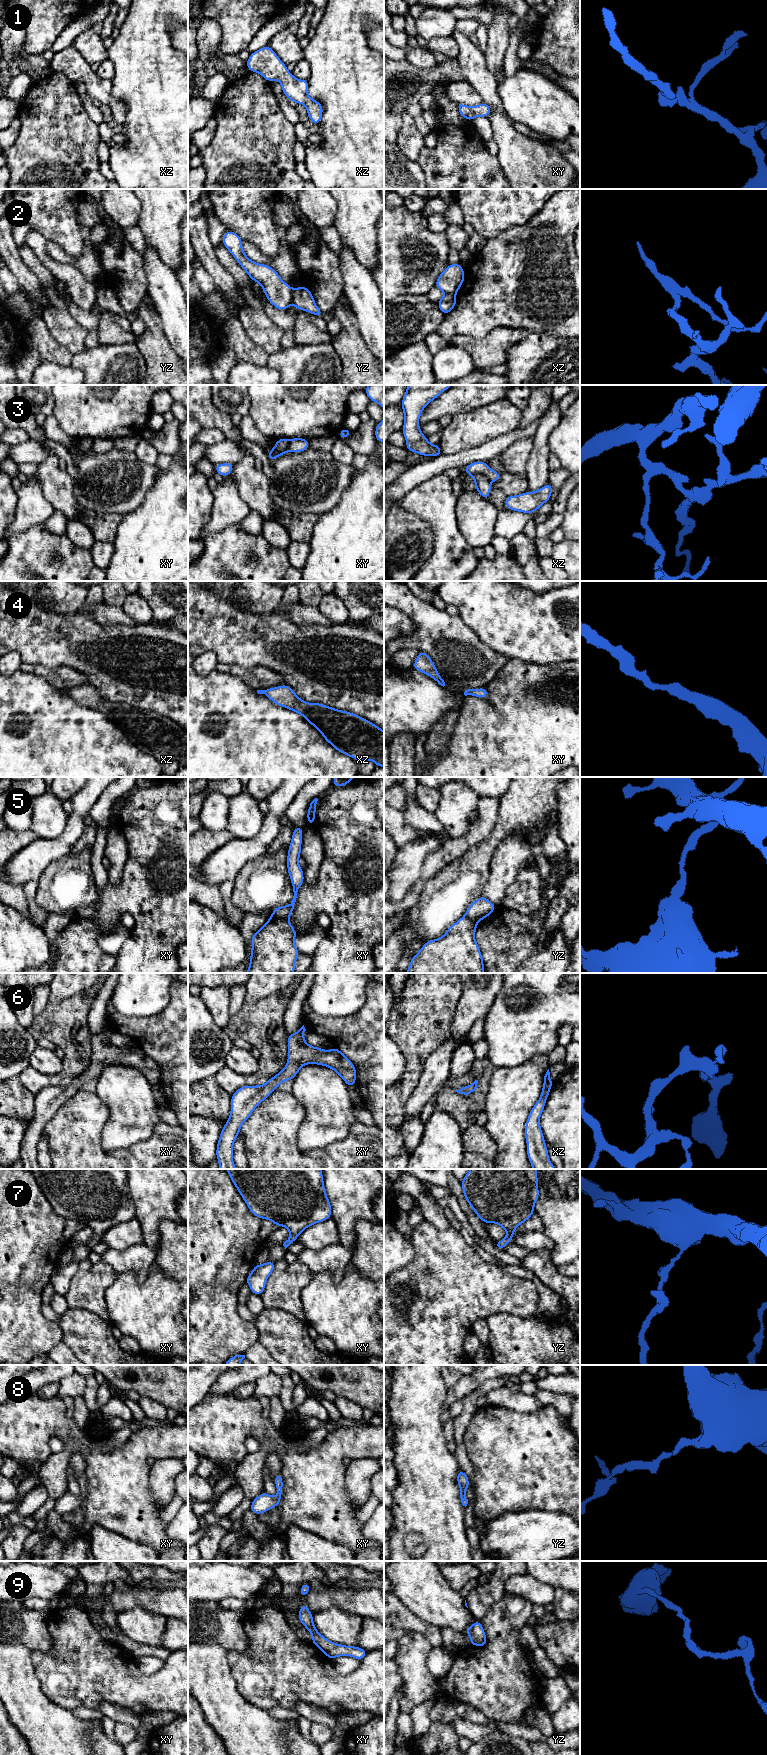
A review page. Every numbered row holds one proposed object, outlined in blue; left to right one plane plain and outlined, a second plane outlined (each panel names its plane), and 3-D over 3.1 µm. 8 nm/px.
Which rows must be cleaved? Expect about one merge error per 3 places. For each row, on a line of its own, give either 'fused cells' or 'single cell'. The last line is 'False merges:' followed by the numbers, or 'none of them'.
1: single cell
2: fused cells
3: fused cells
4: single cell
5: fused cells
6: single cell
7: single cell
8: single cell
9: fused cells
False merges: 2, 3, 5, 9

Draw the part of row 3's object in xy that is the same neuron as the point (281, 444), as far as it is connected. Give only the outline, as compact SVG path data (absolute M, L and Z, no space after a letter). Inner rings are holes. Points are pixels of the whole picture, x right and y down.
M281 438L279 440L276 440L275 442L275 447L276 449L278 449L279 451L282 451L282 452L286 452L287 450L287 447L288 447L288 443L289 443L289 440L286 439L286 438Z

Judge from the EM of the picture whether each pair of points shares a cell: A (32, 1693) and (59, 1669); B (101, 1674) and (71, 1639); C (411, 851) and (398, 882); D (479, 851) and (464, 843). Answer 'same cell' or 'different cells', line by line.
A: different cells
B: same cell
C: same cell
D: different cells

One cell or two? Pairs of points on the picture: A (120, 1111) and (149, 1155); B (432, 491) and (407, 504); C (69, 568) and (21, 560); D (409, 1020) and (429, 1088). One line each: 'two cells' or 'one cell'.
A: two cells
B: one cell
C: one cell
D: two cells

